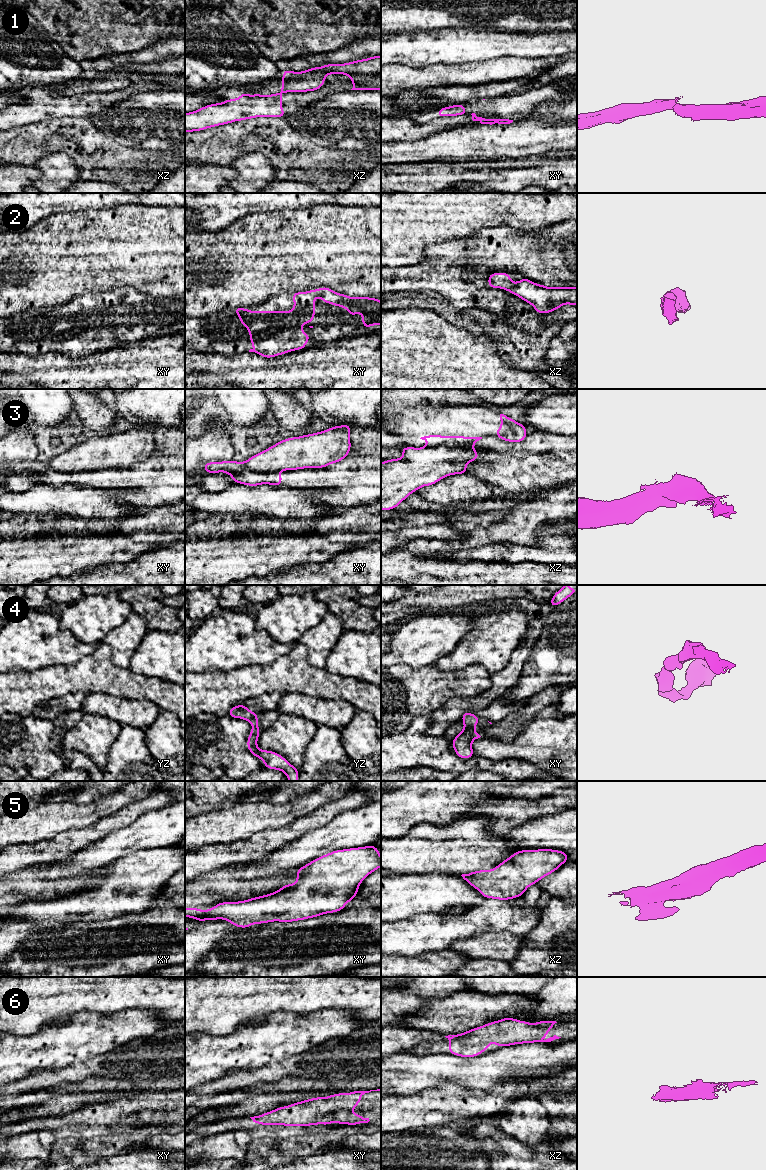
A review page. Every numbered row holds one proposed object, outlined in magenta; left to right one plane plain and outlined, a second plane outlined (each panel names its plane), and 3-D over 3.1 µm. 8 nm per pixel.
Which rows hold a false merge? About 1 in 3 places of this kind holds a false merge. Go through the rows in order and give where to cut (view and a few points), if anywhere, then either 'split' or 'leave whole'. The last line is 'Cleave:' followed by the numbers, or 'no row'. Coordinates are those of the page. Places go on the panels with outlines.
1: cut in xz along (278, 92), (280, 93); split
2: no cut; leave whole
3: cut in xz along (472, 445), (442, 443), (427, 446); split
4: no cut; leave whole
5: no cut; leave whole
6: no cut; leave whole
Cleave: 1, 3

